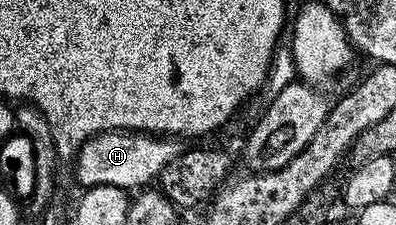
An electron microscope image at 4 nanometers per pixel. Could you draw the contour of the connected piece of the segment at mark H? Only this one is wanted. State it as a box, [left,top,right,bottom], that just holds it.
[73,131,183,189]

